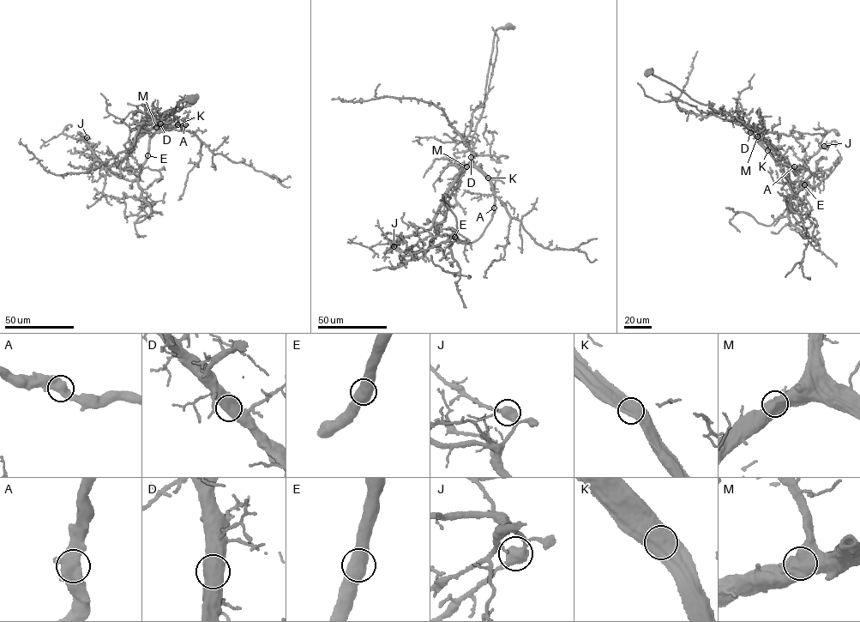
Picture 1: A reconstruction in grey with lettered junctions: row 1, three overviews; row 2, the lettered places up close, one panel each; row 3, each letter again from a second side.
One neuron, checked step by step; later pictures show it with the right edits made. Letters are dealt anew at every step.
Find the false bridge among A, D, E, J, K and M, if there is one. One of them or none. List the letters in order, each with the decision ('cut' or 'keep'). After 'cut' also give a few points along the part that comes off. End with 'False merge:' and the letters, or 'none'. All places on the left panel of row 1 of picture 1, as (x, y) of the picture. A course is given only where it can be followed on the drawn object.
A: keep
D: keep
E: keep
J: keep
K: keep
M: keep
False merge: none

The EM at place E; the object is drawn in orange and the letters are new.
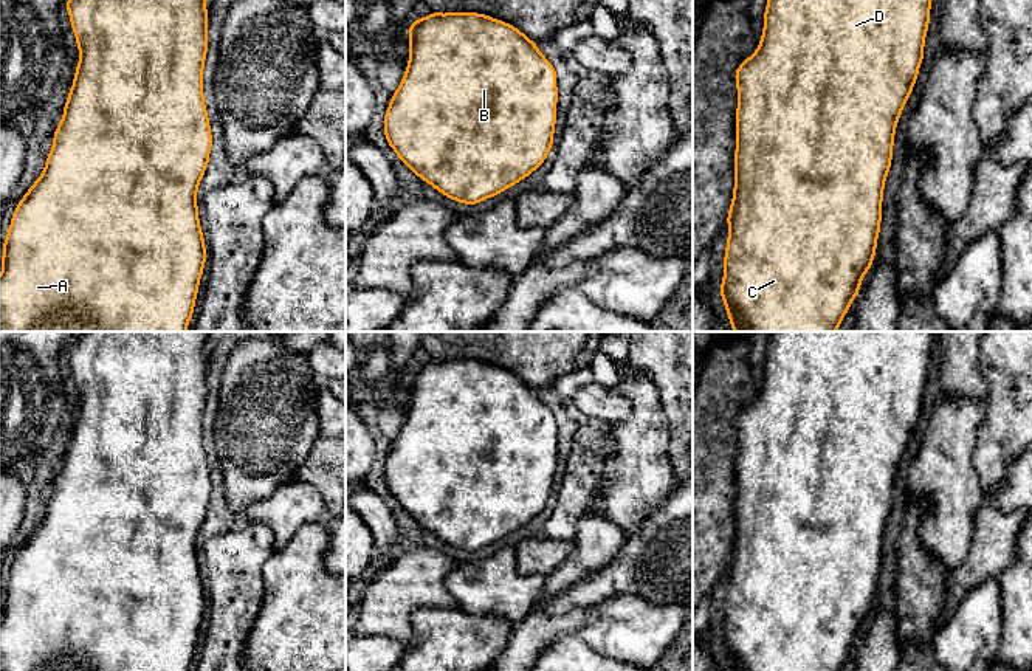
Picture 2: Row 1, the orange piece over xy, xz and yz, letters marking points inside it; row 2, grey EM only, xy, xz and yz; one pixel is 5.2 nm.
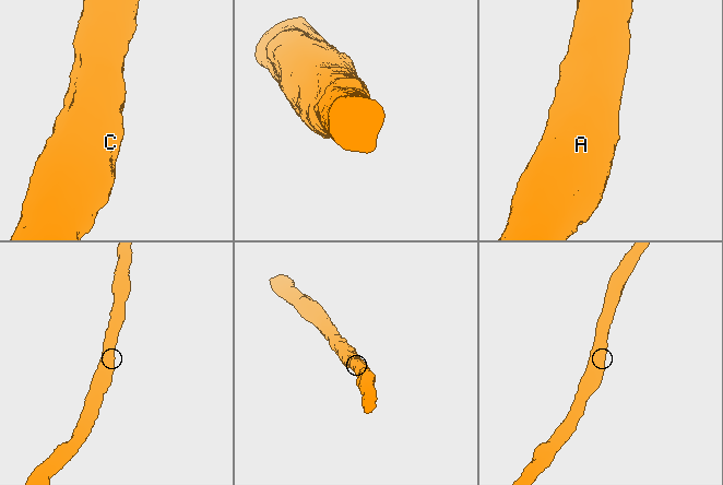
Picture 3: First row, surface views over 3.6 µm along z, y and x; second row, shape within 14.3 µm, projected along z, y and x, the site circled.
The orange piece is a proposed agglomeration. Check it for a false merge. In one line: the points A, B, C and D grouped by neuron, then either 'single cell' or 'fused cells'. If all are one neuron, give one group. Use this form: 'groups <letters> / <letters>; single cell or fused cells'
groups A B C D; single cell

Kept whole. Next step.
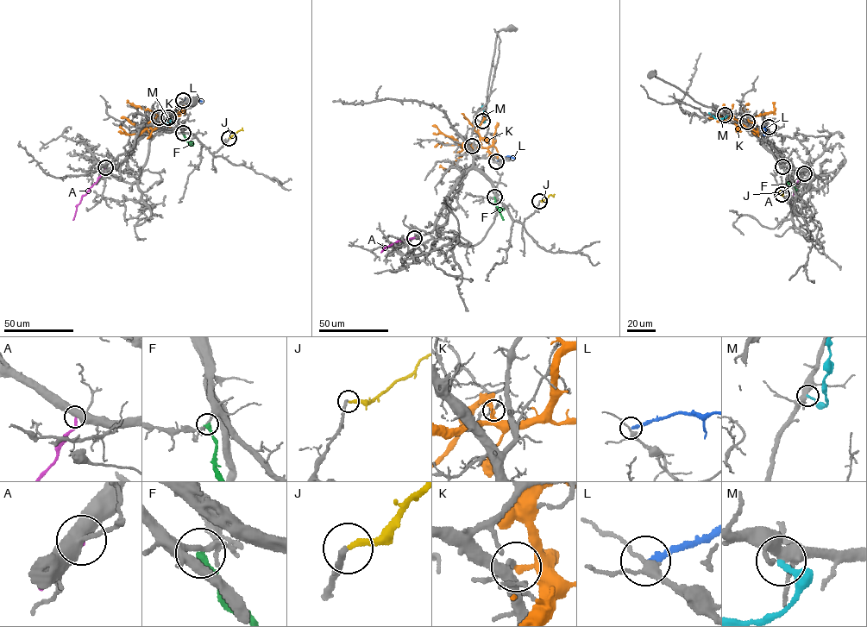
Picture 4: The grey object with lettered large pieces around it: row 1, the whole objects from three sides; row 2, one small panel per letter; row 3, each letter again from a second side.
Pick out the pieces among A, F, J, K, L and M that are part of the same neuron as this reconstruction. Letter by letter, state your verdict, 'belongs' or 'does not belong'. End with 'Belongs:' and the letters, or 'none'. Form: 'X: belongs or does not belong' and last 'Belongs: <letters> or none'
A: does not belong
F: does not belong
J: belongs
K: does not belong
L: does not belong
M: does not belong
Belongs: J

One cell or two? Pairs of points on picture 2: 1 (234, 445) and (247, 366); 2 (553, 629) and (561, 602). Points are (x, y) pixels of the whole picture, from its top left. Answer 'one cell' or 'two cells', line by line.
1: one cell
2: two cells

